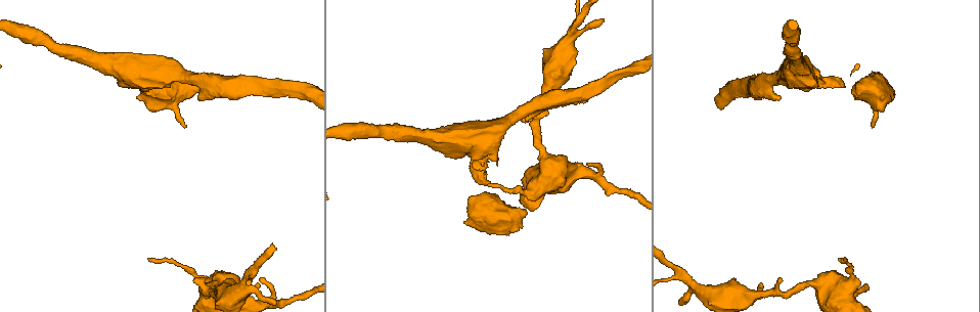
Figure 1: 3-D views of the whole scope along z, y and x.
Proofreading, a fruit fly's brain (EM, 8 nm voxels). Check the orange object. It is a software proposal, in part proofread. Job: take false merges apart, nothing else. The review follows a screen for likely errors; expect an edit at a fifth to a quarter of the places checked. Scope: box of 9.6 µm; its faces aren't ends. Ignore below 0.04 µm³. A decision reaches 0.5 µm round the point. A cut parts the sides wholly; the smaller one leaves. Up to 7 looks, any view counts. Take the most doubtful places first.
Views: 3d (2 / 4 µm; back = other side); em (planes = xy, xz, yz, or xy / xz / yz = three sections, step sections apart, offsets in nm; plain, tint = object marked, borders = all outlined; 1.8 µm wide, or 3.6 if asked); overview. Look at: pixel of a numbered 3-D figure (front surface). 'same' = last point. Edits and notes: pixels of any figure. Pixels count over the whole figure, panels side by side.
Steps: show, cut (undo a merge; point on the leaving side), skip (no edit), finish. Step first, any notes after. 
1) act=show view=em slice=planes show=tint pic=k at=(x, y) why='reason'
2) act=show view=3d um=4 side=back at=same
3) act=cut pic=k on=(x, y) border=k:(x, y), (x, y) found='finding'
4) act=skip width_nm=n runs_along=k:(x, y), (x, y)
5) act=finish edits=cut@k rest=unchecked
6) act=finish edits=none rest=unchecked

act=show view=3d um=2 pic=1 at=(250, 274) why='calibre changes'

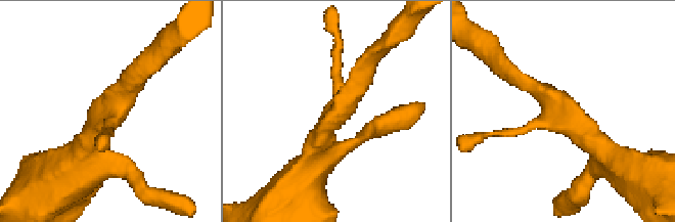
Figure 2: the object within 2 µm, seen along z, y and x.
act=show view=em slice=planes show=plain pic=2 at=(110, 112) arms=3 why='shape alone is not enough'

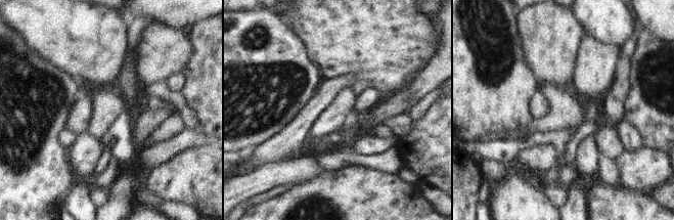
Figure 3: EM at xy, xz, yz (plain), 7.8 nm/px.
act=show view=em slice=planes show=tint at=same why='with the object marked'

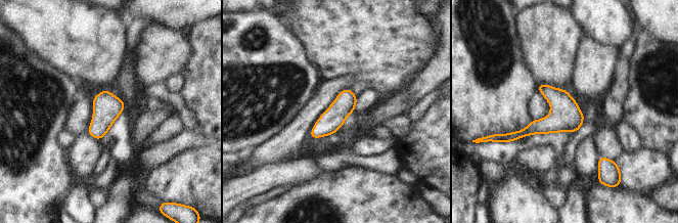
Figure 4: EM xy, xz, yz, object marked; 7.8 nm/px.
act=skip width_nm=180 found='all the same cell'

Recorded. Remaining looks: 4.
act=show view=3d um=4 side=back pic=1 at=(169, 90)

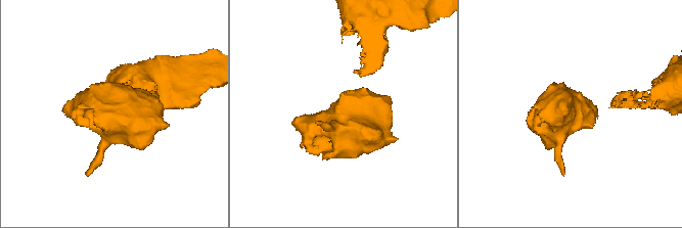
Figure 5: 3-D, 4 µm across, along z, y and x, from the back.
act=show view=em um=3.6 slice=yz step=8 show=tint pic=5 at=(348, 128)

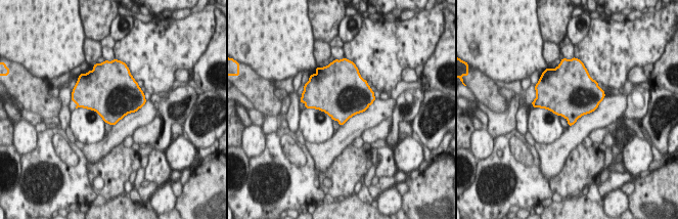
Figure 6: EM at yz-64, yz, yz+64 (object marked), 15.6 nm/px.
act=show view=em um=3.6 slice=planes show=tint at=same why='another direction'

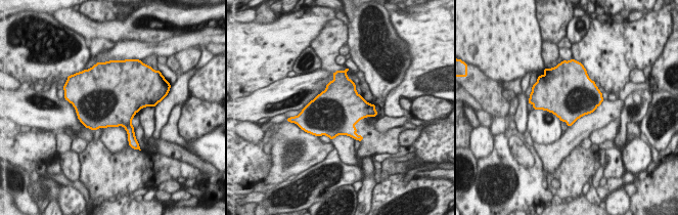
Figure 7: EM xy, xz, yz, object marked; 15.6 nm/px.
act=skip found='one cell here'

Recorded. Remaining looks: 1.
act=finish edits=none rest=unchecked

